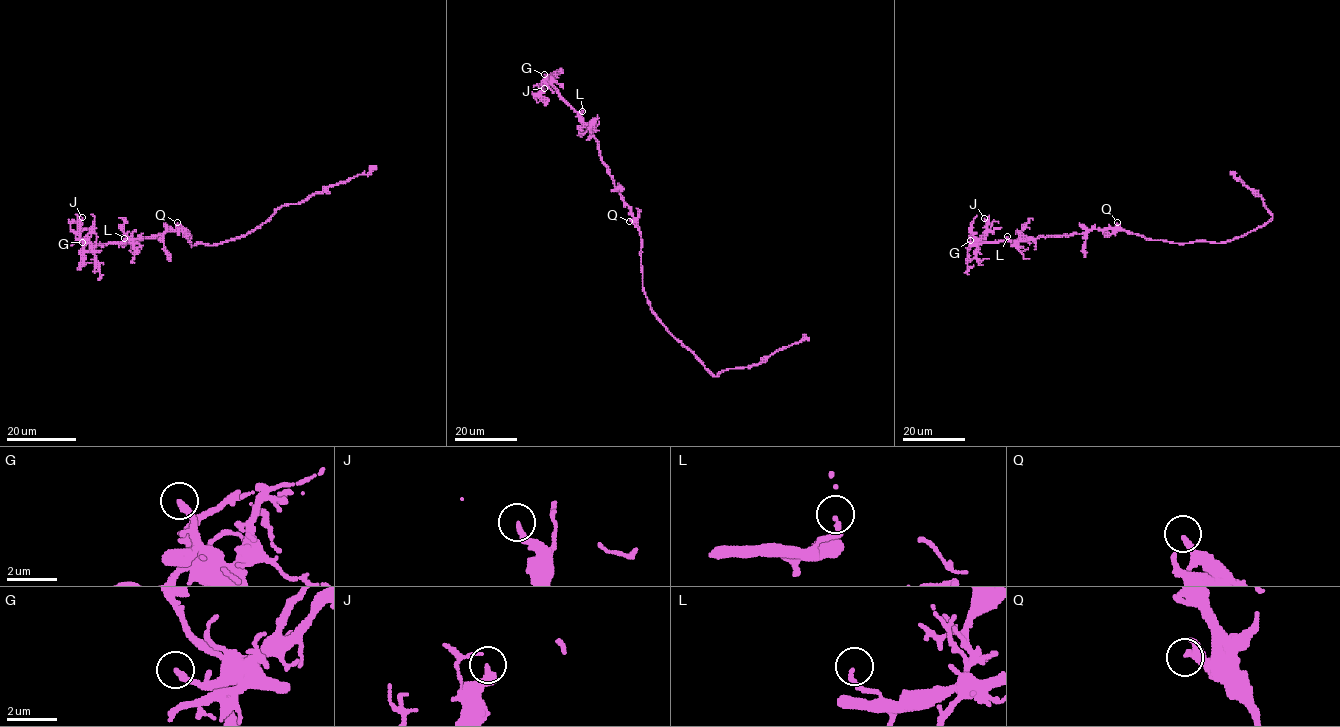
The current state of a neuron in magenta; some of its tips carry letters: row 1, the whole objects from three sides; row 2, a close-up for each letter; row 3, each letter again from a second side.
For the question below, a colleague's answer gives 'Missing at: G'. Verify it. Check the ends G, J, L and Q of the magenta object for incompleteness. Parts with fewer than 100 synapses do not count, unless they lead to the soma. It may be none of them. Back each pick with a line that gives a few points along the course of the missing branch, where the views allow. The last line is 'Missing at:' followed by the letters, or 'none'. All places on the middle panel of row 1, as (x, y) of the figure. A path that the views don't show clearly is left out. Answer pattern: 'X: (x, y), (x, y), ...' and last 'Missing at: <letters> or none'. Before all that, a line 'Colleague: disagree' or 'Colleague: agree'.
Colleague: agree
Missing at: G

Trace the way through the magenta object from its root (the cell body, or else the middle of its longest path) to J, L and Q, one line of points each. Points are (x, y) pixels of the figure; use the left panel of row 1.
J: (191, 243), (186, 231), (167, 230), (140, 240), (90, 244), (81, 240), (78, 232), (82, 217)
L: (191, 243), (188, 233), (182, 230), (167, 230), (161, 234), (122, 243), (124, 238)
Q: (191, 243), (188, 233), (177, 222)

